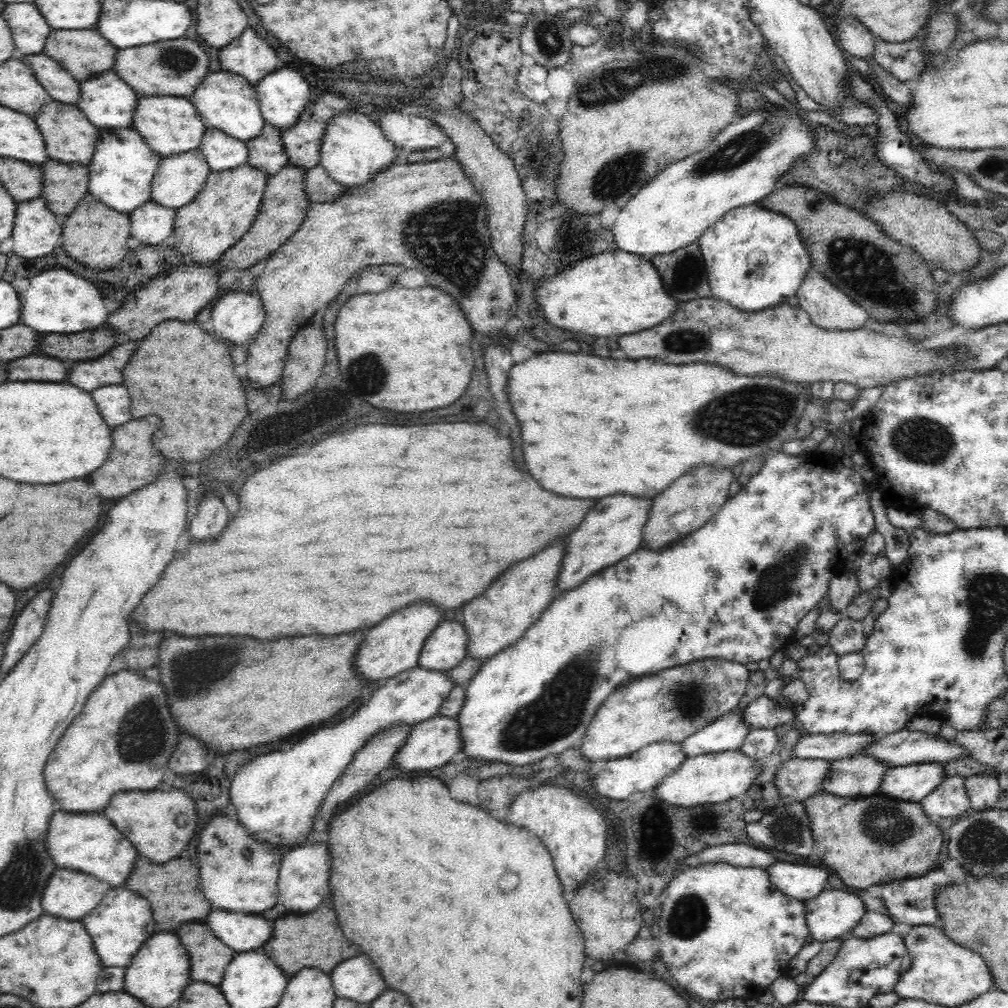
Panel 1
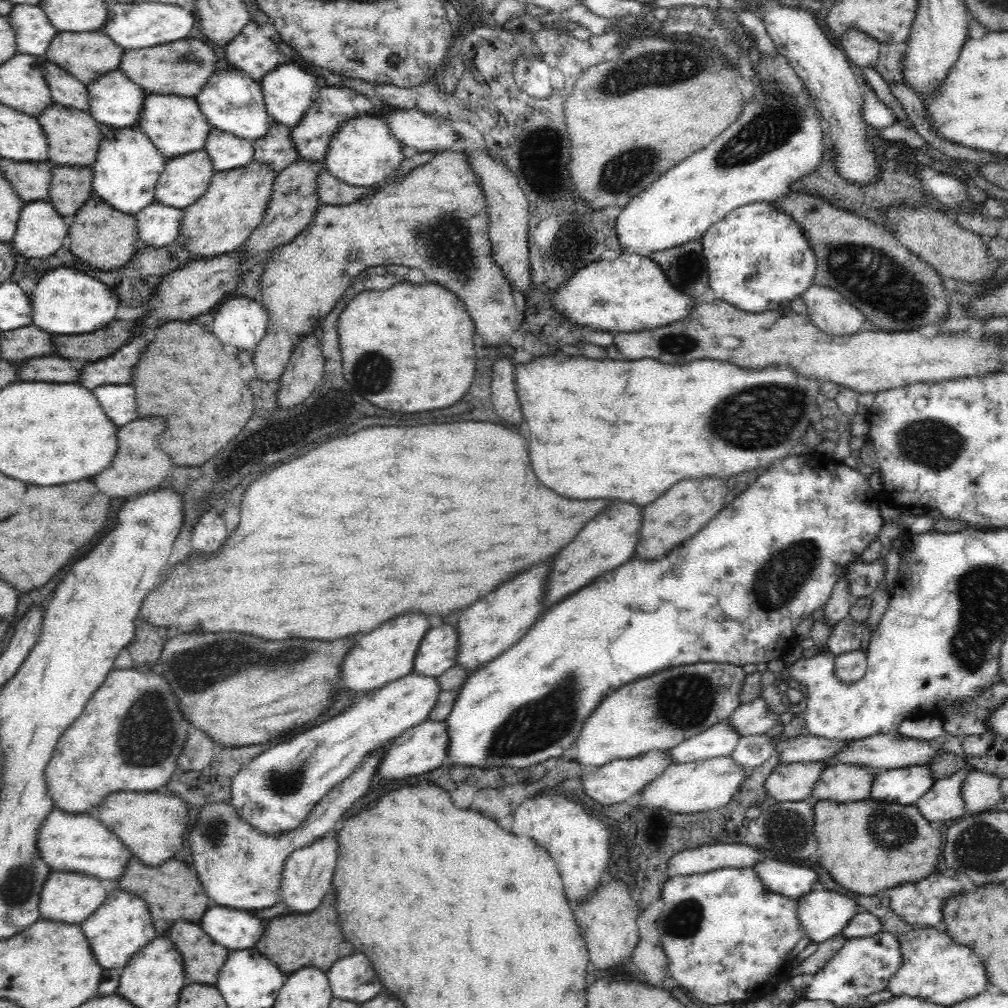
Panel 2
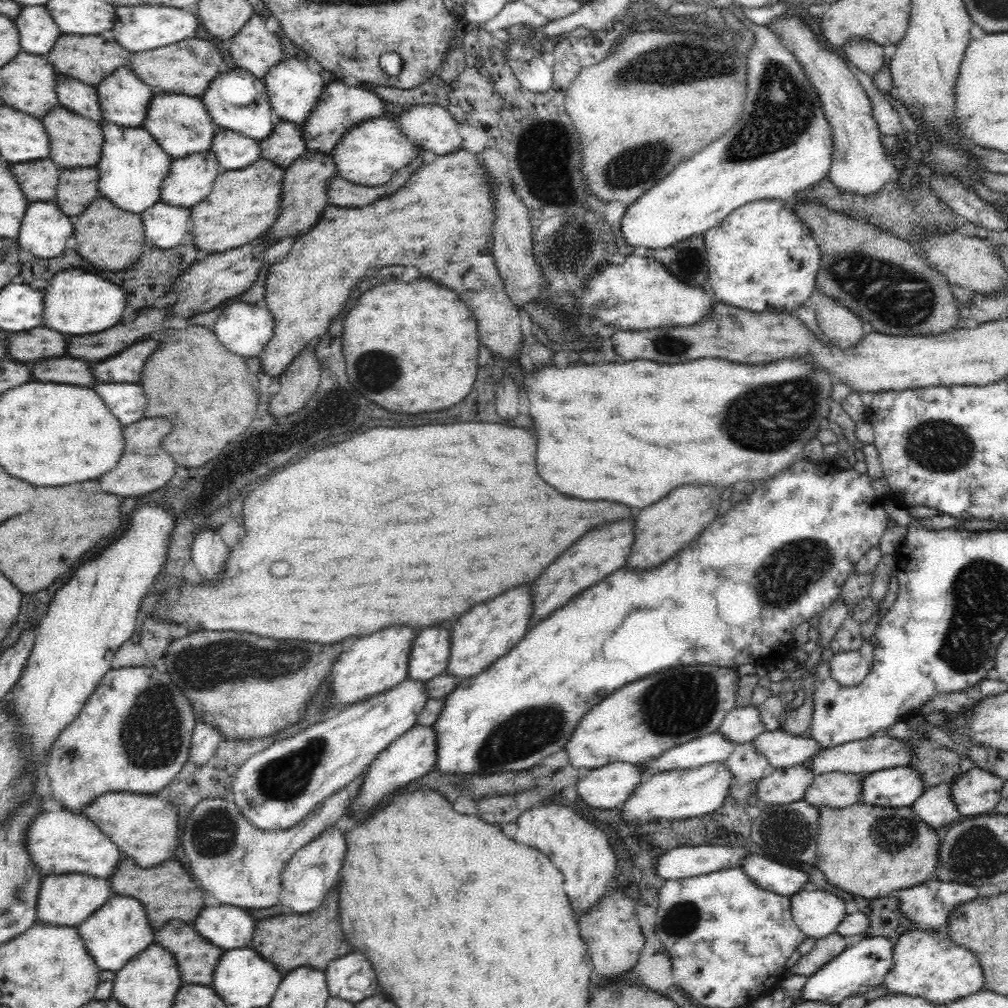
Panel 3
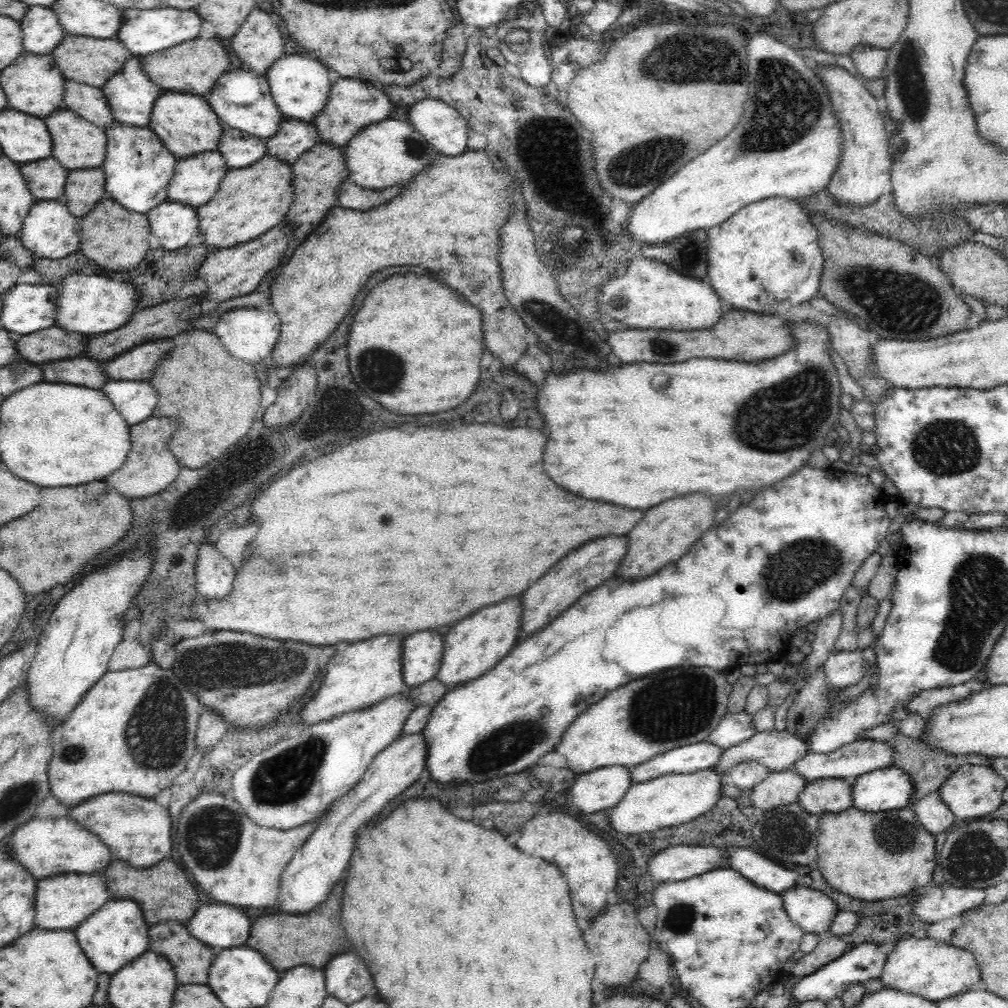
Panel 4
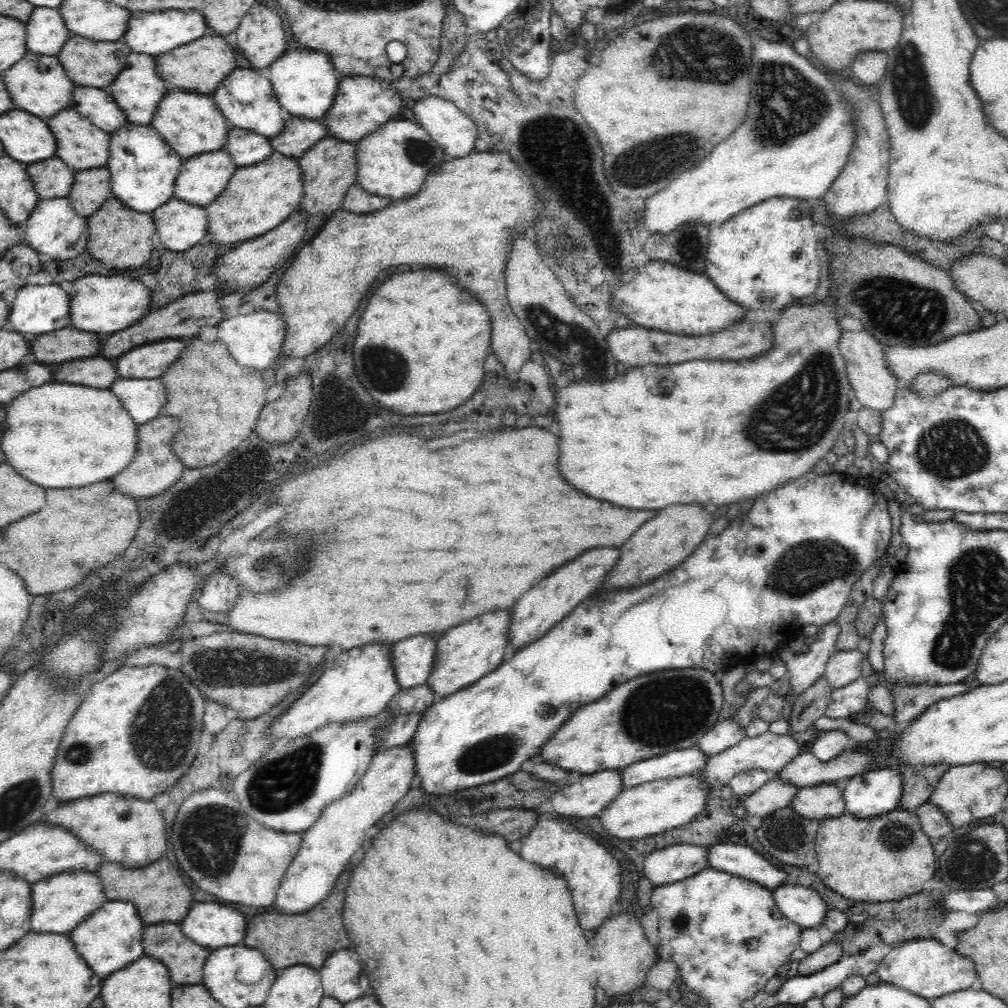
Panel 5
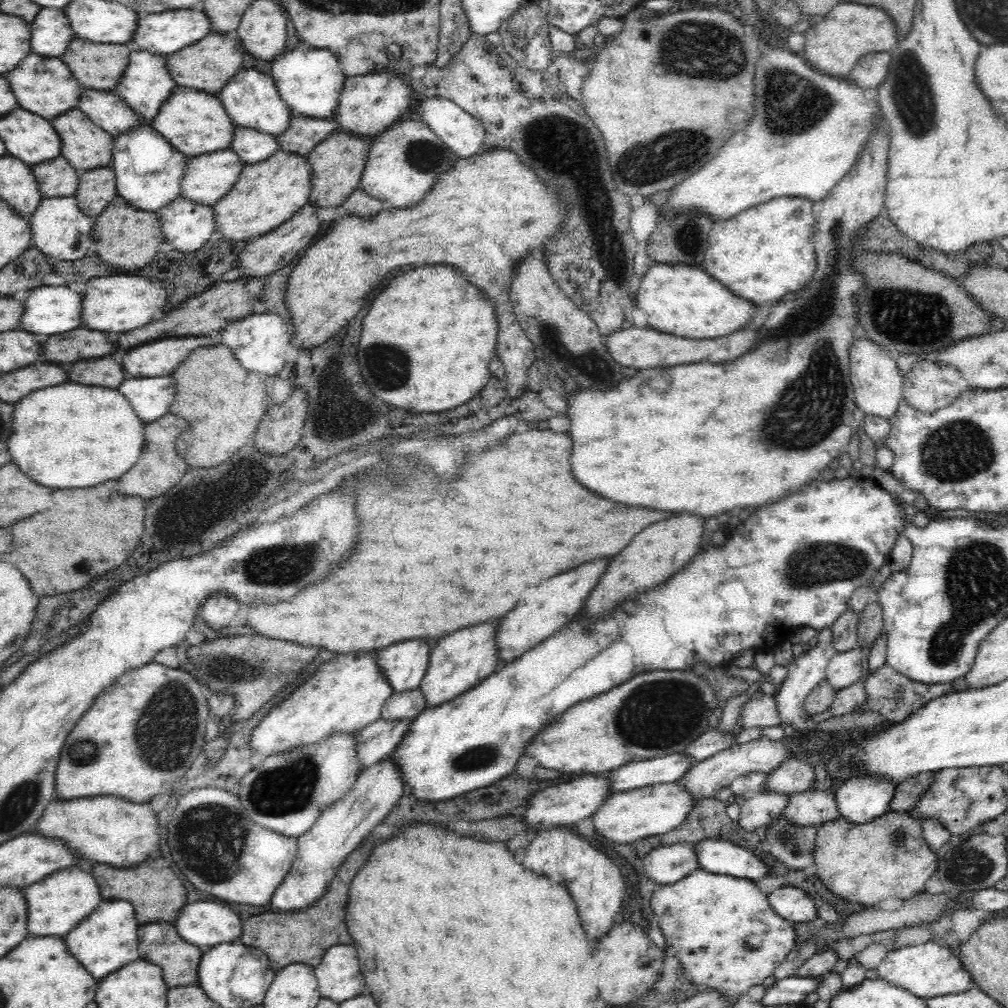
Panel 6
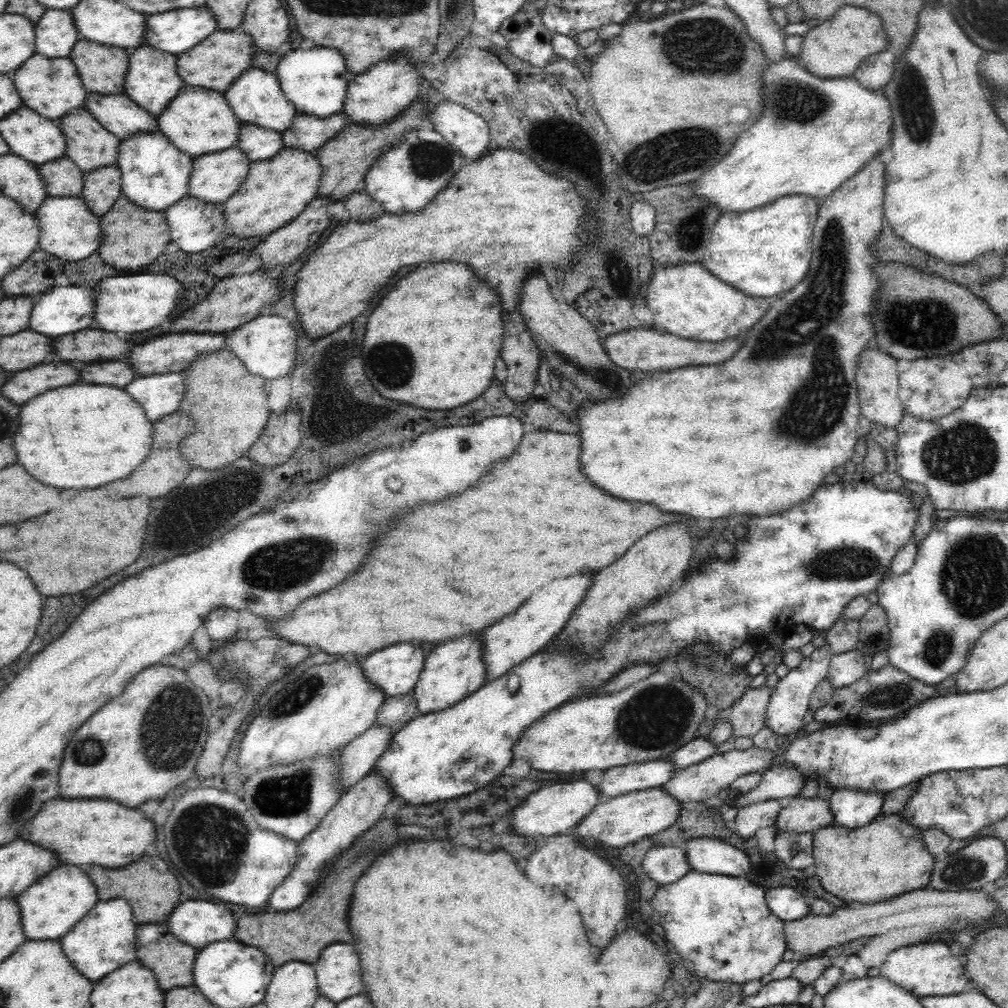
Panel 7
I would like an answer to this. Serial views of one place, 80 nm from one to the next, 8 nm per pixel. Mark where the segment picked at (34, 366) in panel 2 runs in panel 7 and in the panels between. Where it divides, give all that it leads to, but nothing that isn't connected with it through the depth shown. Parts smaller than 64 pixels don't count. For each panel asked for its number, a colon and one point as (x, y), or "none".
3: (67, 370)
4: (81, 371)
5: (97, 372)
6: (108, 371)
7: (120, 373)

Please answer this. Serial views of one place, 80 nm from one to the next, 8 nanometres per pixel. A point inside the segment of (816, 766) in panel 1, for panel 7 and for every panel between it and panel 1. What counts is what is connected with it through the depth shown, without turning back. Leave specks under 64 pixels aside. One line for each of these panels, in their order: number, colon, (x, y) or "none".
2: (793, 782)
3: (782, 786)
4: (780, 788)
5: (773, 795)
6: (757, 810)
7: (749, 819)

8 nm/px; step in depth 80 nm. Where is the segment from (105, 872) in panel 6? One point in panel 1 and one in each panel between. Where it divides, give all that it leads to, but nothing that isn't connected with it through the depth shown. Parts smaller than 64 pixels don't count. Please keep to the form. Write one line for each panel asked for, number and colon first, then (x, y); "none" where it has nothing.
1: (173, 889)
2: (172, 890)
3: (166, 891)
4: (162, 891)
5: (157, 891)

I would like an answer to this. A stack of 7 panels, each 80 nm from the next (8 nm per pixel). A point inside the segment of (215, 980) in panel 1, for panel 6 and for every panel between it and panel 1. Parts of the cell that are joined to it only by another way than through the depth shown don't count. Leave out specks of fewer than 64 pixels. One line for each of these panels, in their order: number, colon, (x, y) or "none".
2: (202, 957)
3: (196, 958)
4: (191, 959)
5: (165, 942)
6: (160, 944)

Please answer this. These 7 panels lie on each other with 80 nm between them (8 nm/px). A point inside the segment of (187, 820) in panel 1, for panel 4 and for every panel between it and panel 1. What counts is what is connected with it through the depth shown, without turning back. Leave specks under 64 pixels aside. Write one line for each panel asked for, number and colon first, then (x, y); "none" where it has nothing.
2: (152, 826)
3: (144, 828)
4: (137, 830)

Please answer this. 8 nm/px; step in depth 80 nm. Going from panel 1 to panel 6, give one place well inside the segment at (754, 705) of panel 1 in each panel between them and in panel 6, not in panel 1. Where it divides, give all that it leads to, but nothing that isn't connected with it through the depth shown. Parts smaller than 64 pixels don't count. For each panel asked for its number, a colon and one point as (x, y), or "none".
2: (750, 719)
3: (742, 724)
4: (733, 728)
5: (727, 733)
6: (706, 745)

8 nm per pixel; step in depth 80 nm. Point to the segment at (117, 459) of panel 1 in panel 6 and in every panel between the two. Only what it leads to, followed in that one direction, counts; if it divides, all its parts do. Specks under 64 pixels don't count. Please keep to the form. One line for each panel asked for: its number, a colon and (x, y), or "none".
2: (140, 464)
3: (145, 467)
4: (150, 467)
5: (155, 468)
6: (159, 467)

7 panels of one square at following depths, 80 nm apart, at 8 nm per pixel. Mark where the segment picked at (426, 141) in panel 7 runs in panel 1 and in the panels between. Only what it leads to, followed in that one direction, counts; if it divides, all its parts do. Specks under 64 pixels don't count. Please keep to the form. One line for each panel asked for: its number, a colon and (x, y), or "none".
1: (354, 150)
2: (363, 152)
3: (370, 154)
4: (389, 153)
5: (393, 162)
6: (404, 161)

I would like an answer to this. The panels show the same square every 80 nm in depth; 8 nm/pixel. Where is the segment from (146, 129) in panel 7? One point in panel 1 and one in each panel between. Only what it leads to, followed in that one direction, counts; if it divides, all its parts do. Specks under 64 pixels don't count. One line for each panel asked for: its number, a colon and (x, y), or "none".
1: (61, 85)
2: (68, 90)
3: (79, 97)
4: (89, 101)
5: (97, 105)
6: (108, 110)

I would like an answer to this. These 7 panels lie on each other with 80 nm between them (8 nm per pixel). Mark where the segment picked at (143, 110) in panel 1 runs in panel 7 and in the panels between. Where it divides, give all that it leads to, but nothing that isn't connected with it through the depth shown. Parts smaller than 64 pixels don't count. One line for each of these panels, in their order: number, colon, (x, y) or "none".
2: (175, 124)
3: (182, 125)
4: (186, 124)
5: (191, 123)
6: (195, 122)
7: (199, 121)

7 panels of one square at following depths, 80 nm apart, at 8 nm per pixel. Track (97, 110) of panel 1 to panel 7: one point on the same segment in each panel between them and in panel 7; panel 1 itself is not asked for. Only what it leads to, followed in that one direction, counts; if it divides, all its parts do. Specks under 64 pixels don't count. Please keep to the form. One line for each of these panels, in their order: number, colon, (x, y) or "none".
2: (114, 101)
3: (124, 100)
4: (131, 95)
5: (138, 89)
6: (146, 84)
7: (153, 80)

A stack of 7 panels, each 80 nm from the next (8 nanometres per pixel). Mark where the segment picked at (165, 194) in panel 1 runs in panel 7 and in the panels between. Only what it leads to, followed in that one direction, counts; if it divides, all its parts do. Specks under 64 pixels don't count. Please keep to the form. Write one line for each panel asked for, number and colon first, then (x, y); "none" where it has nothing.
2: (184, 179)
3: (191, 179)
4: (195, 181)
5: (202, 179)
6: (208, 177)
7: (215, 177)

